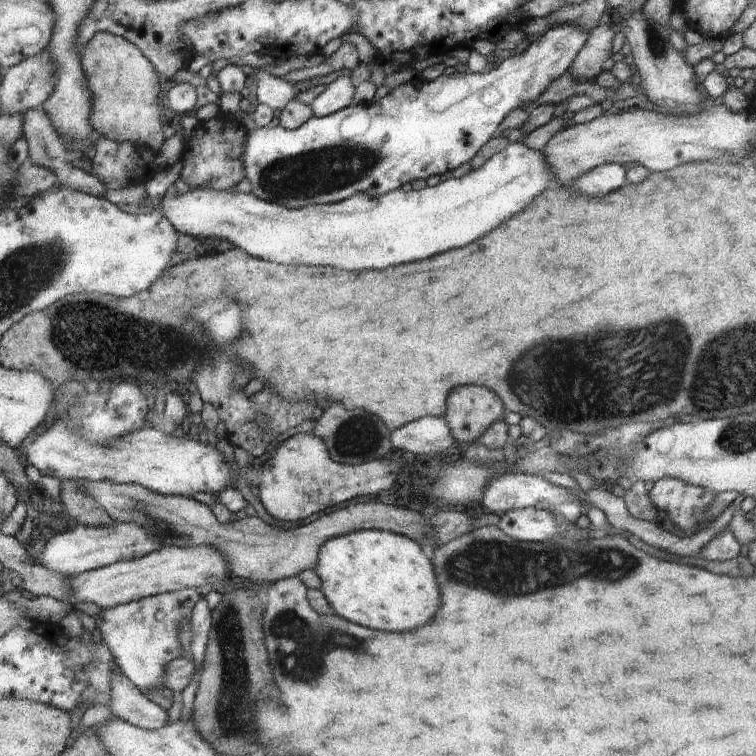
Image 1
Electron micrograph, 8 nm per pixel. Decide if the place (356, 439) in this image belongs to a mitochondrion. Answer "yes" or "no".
yes

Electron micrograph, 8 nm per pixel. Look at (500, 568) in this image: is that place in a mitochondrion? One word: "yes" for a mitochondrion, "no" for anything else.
yes

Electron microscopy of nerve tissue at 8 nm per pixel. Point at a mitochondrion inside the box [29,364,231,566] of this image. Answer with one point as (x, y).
(163, 527)

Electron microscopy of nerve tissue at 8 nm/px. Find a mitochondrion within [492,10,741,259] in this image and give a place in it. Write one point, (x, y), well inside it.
(658, 50)

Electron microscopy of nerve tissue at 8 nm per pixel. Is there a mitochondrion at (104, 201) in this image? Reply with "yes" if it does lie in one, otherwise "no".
no

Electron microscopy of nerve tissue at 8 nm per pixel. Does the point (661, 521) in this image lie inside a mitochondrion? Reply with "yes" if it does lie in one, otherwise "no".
no

